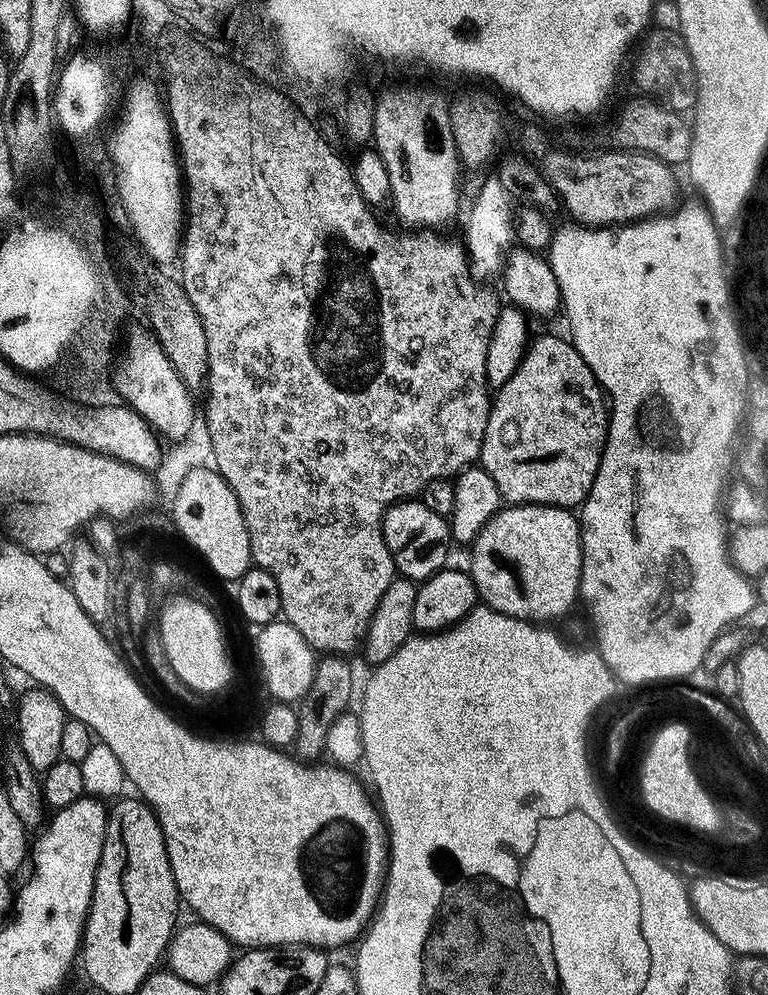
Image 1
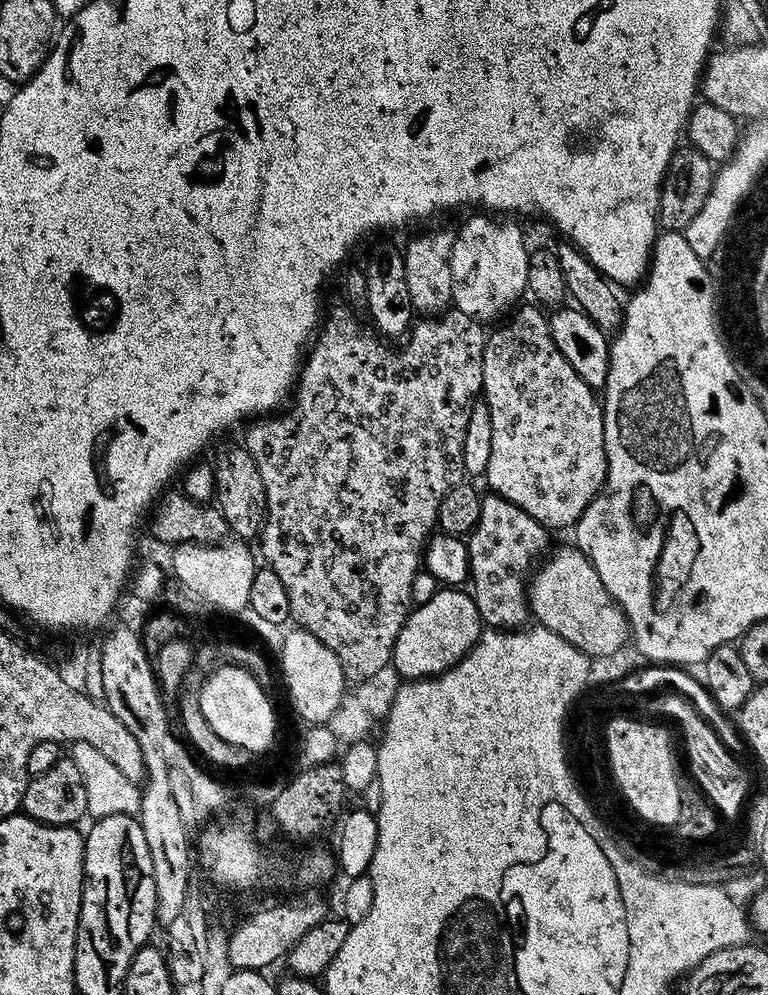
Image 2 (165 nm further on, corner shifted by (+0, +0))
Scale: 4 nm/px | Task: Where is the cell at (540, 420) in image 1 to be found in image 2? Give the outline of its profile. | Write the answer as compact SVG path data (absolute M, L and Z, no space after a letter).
M528 302L525 308L522 307L517 307L500 324L505 323L501 328L496 328L493 332L491 329L490 335L484 341L484 357L482 358L482 382L484 386L482 389L482 400L483 403L488 405L490 410L490 426L494 430L494 438L492 439L490 449L490 466L486 473L486 481L488 480L489 486L492 487L489 489L495 495L514 502L514 506L526 510L526 514L530 514L530 518L534 518L539 524L543 524L545 528L549 530L555 530L555 528L571 529L580 521L580 515L590 506L592 499L600 493L608 473L606 446L604 445L604 409L597 393L589 384L582 382L582 378L578 378L578 374L574 374L574 366L570 366L570 362L566 362L566 358L562 358L562 350L558 350L558 346L554 346L549 317L547 315L543 316L540 313L543 311L535 303Z

